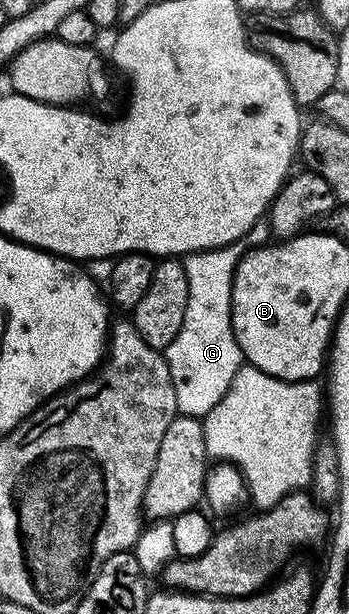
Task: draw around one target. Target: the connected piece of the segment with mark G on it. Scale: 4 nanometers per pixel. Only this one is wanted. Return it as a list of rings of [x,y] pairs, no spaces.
[[[241,243],[224,245],[222,249],[204,249],[202,253],[191,253],[184,258],[185,274],[189,298],[187,311],[183,319],[183,327],[179,335],[164,349],[165,362],[171,371],[171,383],[175,383],[175,403],[177,412],[182,417],[203,419],[227,395],[231,387],[231,379],[241,370],[243,358],[237,336],[233,333],[233,272],[245,256],[247,249]]]

